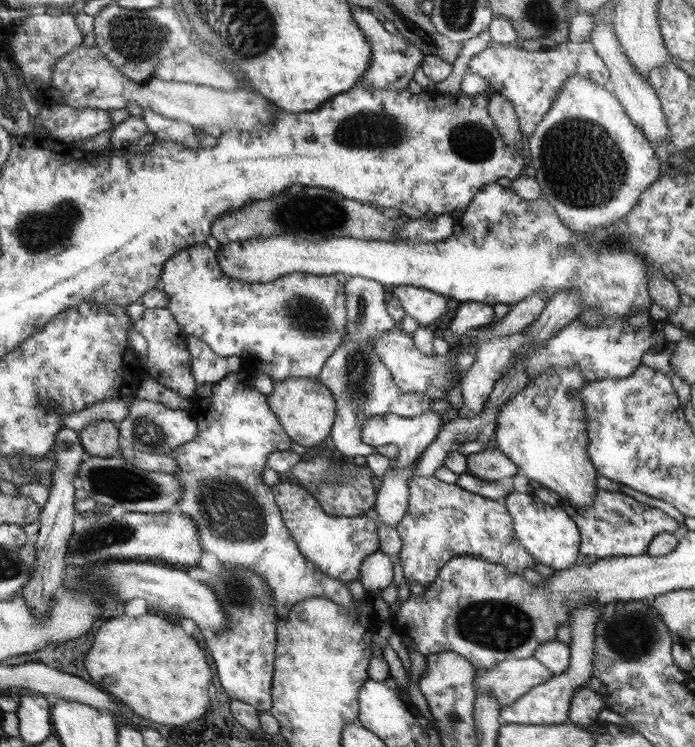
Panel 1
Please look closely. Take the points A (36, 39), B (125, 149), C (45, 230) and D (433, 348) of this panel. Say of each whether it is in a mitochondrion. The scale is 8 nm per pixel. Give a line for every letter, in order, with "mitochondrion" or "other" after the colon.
A: other
B: other
C: mitochondrion
D: other

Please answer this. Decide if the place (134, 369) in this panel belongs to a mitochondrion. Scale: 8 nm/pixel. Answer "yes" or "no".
no

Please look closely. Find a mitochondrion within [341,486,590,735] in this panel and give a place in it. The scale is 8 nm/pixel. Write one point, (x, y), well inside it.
(495, 625)

